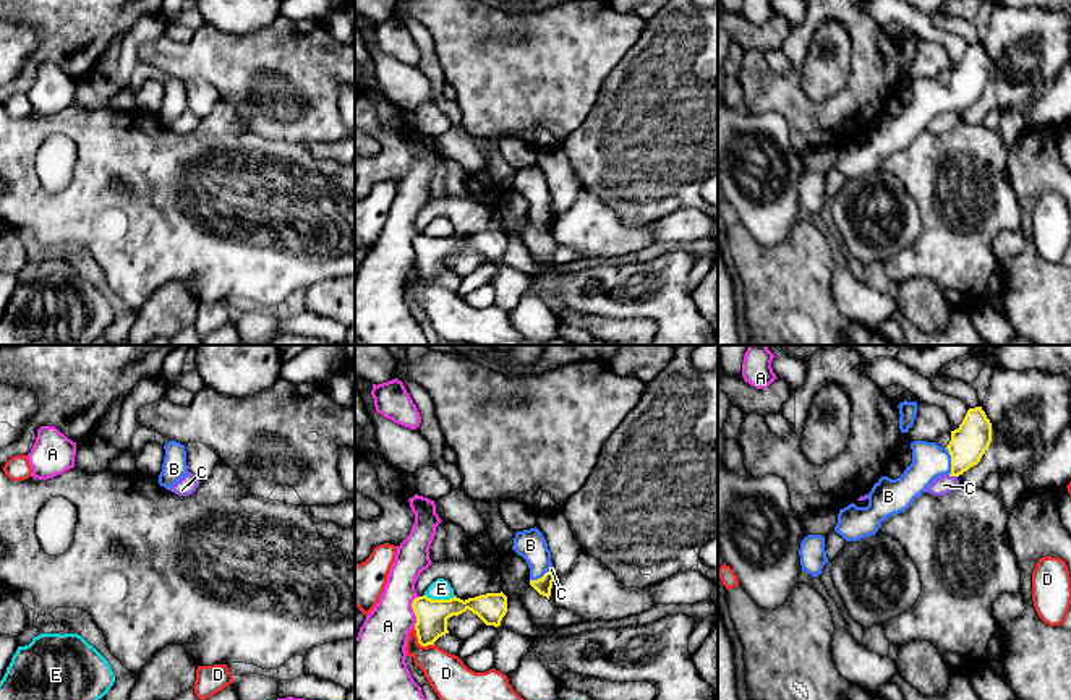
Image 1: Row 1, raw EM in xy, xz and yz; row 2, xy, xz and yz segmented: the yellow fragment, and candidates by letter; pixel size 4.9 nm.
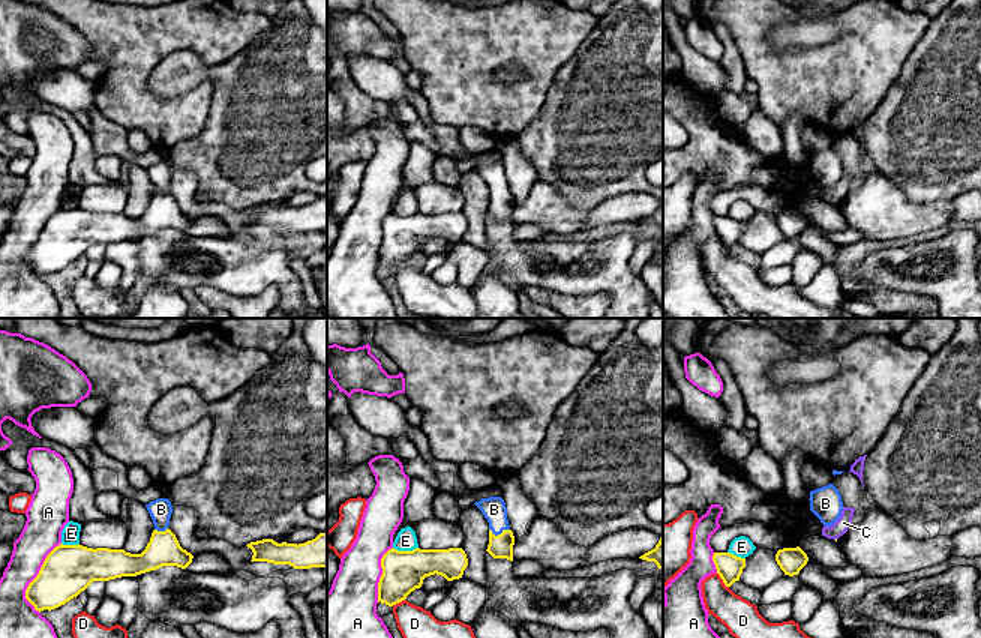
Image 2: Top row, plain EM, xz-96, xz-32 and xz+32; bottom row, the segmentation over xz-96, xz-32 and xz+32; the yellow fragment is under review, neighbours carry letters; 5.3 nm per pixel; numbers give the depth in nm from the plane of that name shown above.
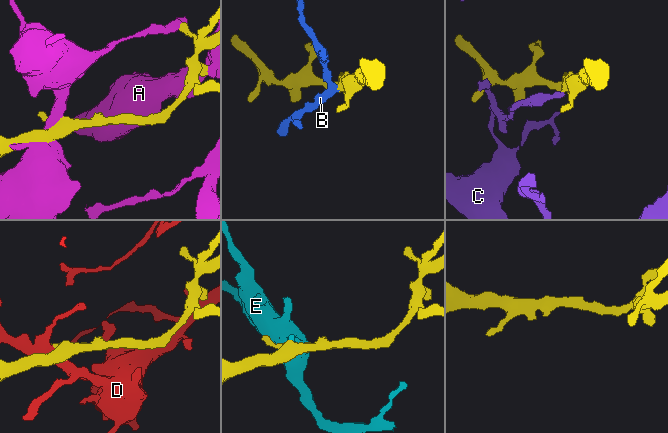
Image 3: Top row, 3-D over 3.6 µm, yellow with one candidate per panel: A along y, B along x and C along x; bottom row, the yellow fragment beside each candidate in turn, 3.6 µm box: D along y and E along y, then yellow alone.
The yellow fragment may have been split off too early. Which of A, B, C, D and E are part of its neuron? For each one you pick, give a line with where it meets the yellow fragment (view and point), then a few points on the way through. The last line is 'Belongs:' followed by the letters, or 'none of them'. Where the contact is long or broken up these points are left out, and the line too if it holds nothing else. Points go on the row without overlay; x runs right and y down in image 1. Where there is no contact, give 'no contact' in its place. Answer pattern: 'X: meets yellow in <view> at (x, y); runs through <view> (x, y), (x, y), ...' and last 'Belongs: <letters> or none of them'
B: meets yellow in yz at (951, 98); runs through yz (968, 81), (951, 98), (929, 98)
Belongs: B

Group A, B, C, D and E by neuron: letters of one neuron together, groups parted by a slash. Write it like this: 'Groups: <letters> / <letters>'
Groups: A / B / C / D / E

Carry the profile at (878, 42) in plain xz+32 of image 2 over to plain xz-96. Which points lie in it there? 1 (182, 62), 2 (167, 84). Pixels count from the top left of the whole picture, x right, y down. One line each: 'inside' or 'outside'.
1: outside
2: outside

